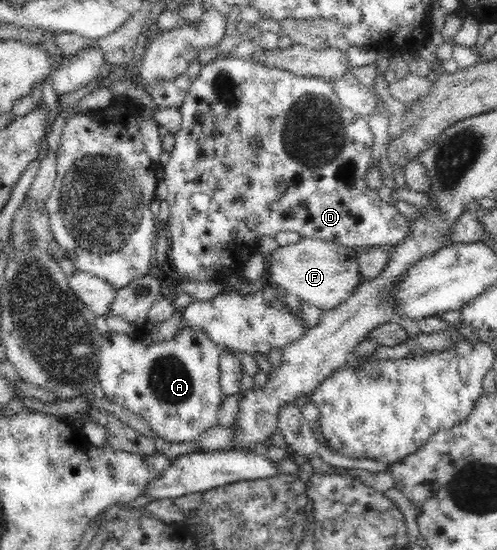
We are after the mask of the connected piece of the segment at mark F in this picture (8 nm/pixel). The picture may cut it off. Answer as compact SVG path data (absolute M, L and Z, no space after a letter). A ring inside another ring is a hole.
M301 238L295 244L283 243L278 250L267 254L266 282L294 295L310 312L337 308L346 302L362 283L358 270L356 249L318 238Z

